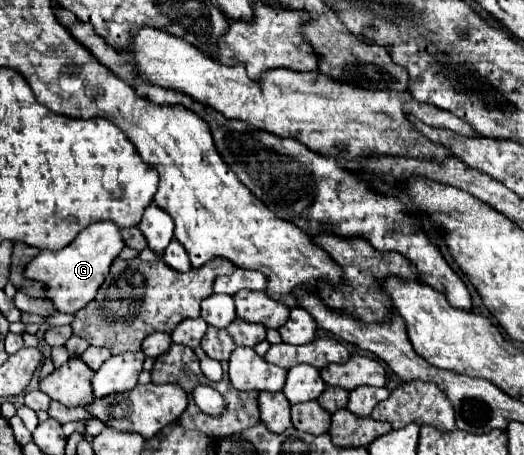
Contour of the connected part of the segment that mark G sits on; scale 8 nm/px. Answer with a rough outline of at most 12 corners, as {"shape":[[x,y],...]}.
{"shape":[[110,220],[62,250],[42,250],[26,278],[58,312],[94,300],[124,248]]}

